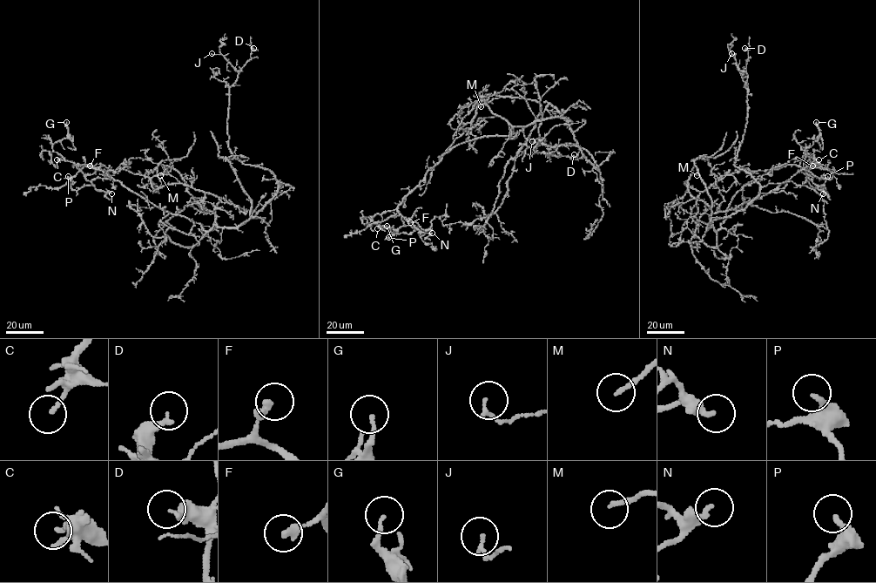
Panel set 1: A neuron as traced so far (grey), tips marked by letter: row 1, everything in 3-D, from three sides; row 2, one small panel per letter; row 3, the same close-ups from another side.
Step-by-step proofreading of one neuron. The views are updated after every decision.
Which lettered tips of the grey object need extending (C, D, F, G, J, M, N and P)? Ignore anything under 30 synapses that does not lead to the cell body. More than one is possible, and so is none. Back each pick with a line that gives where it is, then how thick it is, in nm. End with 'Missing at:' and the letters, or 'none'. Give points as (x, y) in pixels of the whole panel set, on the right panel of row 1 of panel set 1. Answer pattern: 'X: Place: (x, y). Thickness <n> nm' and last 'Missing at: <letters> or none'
Missing at: none

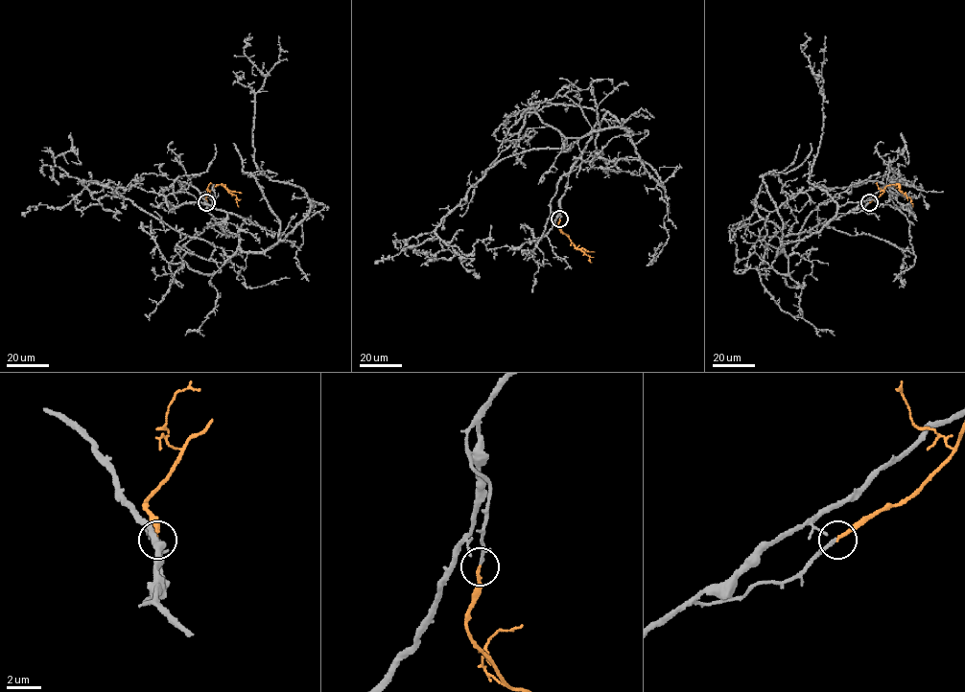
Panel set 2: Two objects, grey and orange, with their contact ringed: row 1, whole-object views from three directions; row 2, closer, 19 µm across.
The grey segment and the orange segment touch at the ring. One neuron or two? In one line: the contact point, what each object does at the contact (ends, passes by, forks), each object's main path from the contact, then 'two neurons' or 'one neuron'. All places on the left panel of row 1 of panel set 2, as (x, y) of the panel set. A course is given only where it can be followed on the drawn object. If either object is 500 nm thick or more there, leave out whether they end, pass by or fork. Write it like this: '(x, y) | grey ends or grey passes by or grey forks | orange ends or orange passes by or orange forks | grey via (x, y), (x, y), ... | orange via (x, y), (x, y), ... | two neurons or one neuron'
(206, 202) | grey passes by | orange ends | grey via (206, 202), (240, 248), (257, 252), (310, 206), (254, 159), (266, 77), (245, 54), (250, 33) | orange via (206, 202), (205, 197), (210, 192), (222, 184), (236, 196), (238, 206) | one neuron

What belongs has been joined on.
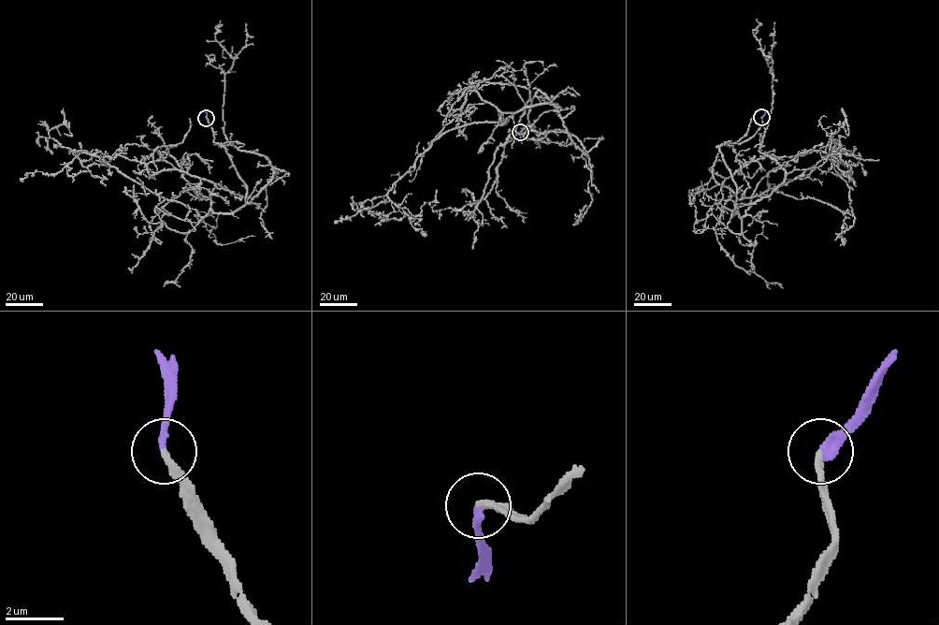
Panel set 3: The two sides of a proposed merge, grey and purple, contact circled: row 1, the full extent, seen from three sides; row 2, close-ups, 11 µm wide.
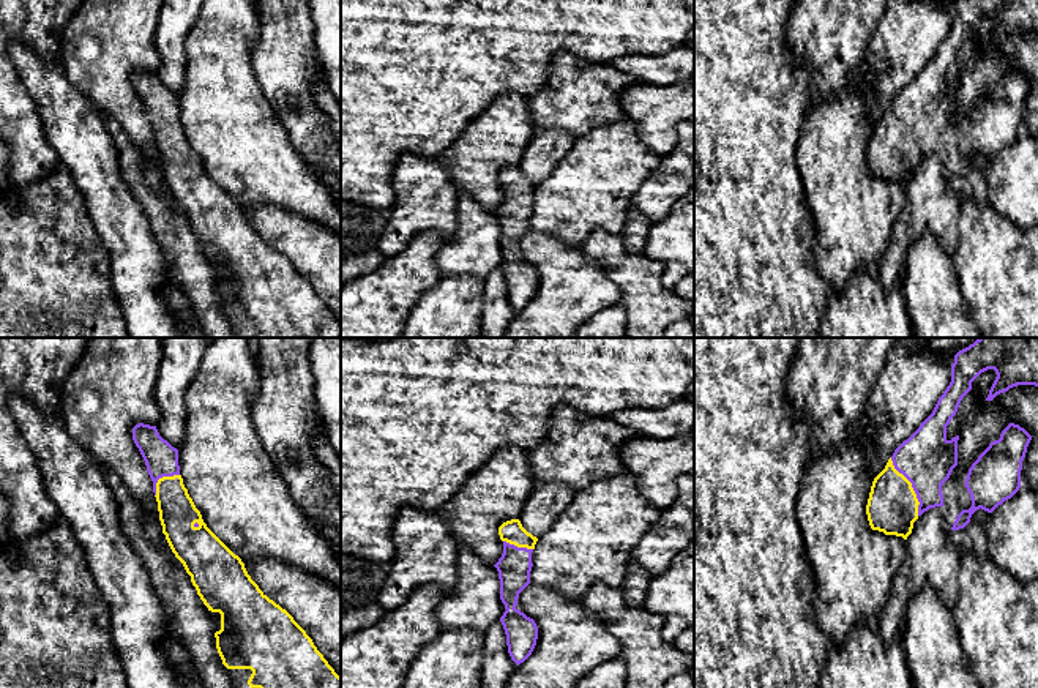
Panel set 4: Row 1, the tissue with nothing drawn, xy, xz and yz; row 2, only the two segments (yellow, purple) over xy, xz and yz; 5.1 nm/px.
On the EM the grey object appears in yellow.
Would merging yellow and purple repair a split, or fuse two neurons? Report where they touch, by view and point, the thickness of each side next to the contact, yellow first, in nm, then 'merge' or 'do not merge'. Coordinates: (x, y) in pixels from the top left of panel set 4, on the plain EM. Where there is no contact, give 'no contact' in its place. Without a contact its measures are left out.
contact yz (911, 133); calibres 260 and 280 nm; merge

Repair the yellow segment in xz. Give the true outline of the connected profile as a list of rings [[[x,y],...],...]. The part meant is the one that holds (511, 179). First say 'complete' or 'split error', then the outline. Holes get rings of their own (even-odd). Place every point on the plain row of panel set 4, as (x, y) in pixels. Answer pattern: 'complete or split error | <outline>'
split error | [[[519,166],[503,169],[498,181],[503,188],[503,200],[494,213],[500,226],[500,246],[506,256],[500,268],[506,281],[508,300],[519,312],[532,301],[538,286],[535,267],[516,254],[519,240],[530,230],[532,199],[538,185],[528,180]]]

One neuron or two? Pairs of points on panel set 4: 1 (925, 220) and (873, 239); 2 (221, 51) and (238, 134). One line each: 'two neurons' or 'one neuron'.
1: two neurons
2: one neuron

